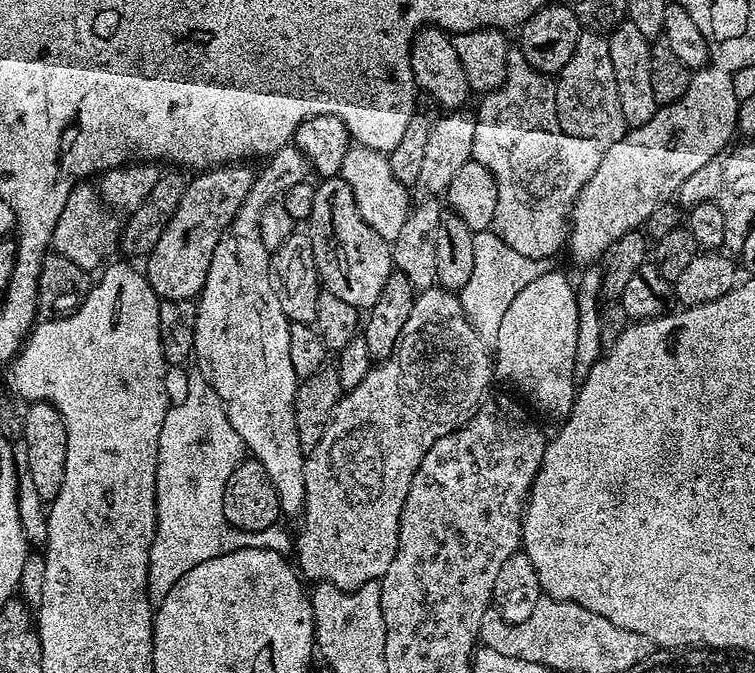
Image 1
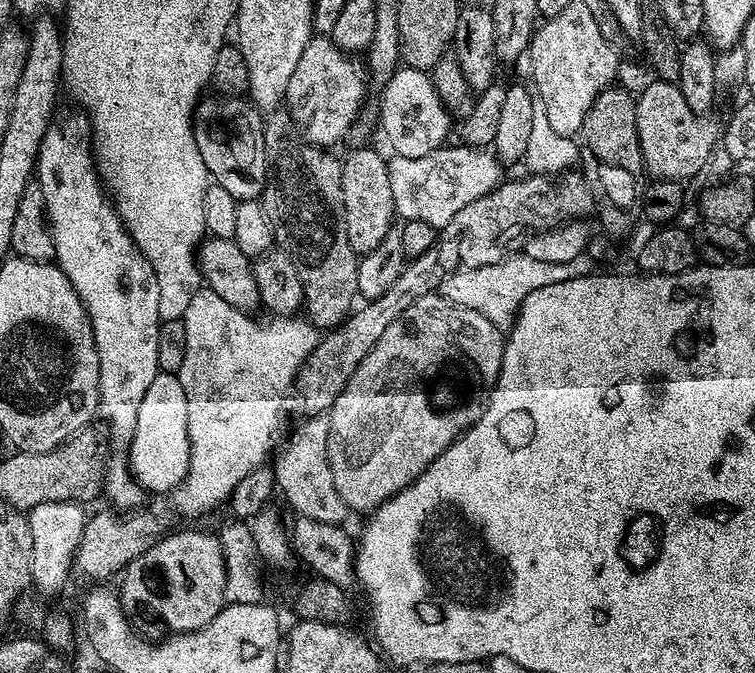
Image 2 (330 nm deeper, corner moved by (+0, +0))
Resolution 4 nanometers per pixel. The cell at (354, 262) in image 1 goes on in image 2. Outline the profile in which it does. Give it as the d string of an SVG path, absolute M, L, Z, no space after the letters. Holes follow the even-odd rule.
M372 148L354 149L348 157L343 157L340 165L340 185L346 238L350 238L350 246L358 254L374 250L378 242L382 242L382 238L393 229L392 220L394 221L396 216L386 156Z

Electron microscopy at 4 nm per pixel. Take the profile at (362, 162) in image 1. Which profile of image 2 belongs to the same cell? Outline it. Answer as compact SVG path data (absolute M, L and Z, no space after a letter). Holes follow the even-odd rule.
M457 143L457 148L445 146L420 158L393 155L388 160L390 191L394 194L396 216L401 221L430 222L442 229L462 206L493 192L502 182L502 165L491 151Z

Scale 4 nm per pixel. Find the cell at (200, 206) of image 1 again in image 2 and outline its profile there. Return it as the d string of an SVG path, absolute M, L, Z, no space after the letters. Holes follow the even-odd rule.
M316 34L306 42L306 50L302 50L302 58L298 58L294 74L290 74L290 86L286 86L284 100L293 122L311 144L332 146L328 144L338 143L351 130L369 84L365 65L356 60L359 59L340 49L327 35Z

